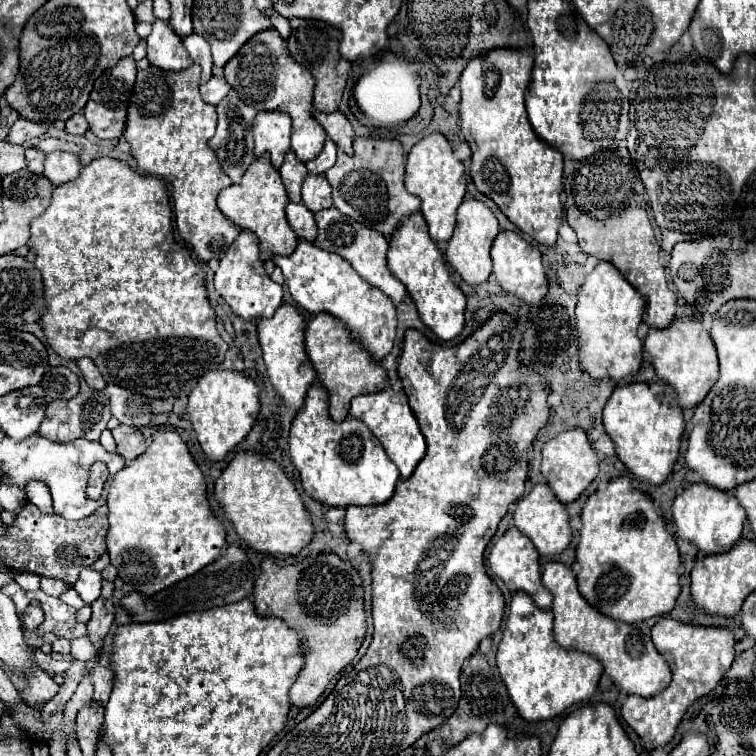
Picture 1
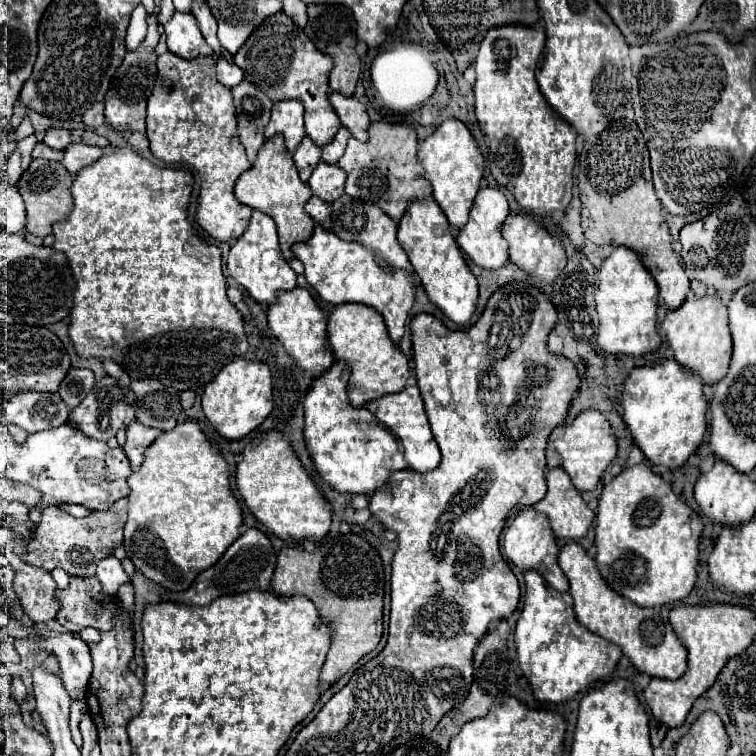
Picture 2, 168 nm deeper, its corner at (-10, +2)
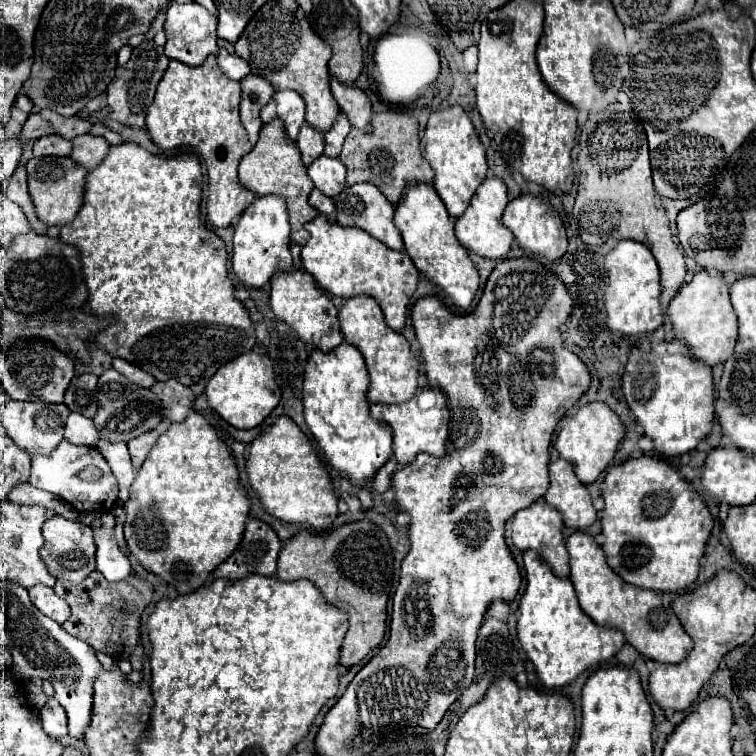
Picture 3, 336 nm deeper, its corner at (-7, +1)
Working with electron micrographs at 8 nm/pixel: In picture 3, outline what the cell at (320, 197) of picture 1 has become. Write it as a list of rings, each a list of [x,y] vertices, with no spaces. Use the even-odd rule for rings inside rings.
[[[319,156],[309,168],[309,178],[325,196],[337,196],[345,188],[345,166],[339,158]]]

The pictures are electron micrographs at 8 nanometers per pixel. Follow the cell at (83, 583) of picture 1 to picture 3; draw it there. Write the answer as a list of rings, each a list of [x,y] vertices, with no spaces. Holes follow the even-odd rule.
[[[103,514],[101,522],[103,526],[93,532],[95,546],[97,546],[97,570],[109,582],[119,582],[131,574],[131,562],[129,562],[129,556],[119,548],[115,540],[113,514]]]

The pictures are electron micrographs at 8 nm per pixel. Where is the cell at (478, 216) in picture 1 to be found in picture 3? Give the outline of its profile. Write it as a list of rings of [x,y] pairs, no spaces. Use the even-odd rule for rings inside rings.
[[[487,178],[481,182],[479,190],[473,194],[469,208],[457,218],[455,222],[455,234],[457,240],[471,252],[483,256],[483,258],[495,258],[495,260],[503,260],[507,258],[507,252],[513,244],[513,234],[511,230],[507,230],[501,222],[503,210],[507,206],[509,198],[507,198],[507,186],[501,178]]]

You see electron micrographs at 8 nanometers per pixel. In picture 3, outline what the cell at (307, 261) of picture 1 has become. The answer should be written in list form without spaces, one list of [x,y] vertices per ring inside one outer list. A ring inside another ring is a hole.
[[[319,214],[313,222],[305,224],[305,230],[311,238],[301,250],[301,260],[319,286],[341,298],[357,294],[373,296],[379,302],[387,324],[393,330],[401,330],[407,320],[407,304],[417,290],[419,280],[419,270],[411,262],[409,254],[383,246],[383,242],[371,238],[365,230],[355,226],[339,226],[337,222],[331,224],[325,214]]]

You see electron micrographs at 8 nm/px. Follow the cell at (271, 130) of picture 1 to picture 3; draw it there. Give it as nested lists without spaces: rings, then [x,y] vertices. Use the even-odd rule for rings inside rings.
[[[295,90],[275,92],[271,102],[267,102],[267,106],[263,106],[263,110],[261,110],[263,122],[269,122],[273,118],[281,118],[287,126],[291,140],[295,140],[301,124],[305,122],[305,102],[303,102],[303,98]]]

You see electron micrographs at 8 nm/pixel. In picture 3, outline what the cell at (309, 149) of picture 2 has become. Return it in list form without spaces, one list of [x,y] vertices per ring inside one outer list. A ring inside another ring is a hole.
[[[307,122],[301,126],[297,144],[299,144],[299,150],[301,150],[305,166],[309,166],[315,158],[319,158],[323,154],[323,142],[325,142],[323,138],[325,136],[319,134],[319,130],[315,130],[313,126],[309,126]]]

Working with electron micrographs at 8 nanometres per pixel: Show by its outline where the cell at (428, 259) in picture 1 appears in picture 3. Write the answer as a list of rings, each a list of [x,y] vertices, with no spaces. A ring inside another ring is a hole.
[[[419,182],[403,194],[403,198],[395,206],[395,226],[401,230],[405,252],[411,256],[413,264],[421,272],[425,272],[431,282],[441,286],[455,308],[469,308],[479,288],[479,272],[471,262],[467,250],[455,238],[453,218],[447,214],[447,208],[443,206],[439,194],[435,194],[433,184]]]

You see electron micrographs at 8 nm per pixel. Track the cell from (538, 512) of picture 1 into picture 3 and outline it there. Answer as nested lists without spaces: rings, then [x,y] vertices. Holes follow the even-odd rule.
[[[559,458],[549,464],[549,476],[551,486],[545,494],[545,500],[563,514],[565,526],[575,530],[585,530],[591,526],[597,518],[597,512],[593,508],[587,486],[579,482],[573,466],[567,460]]]

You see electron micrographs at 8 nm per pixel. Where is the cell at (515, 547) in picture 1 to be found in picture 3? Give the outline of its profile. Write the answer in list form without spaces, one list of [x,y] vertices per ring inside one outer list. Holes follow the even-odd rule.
[[[539,498],[537,502],[533,502],[531,506],[519,510],[513,520],[511,520],[511,538],[513,544],[519,550],[535,550],[547,564],[551,564],[553,572],[559,578],[567,578],[569,576],[569,552],[565,548],[565,538],[563,538],[563,516],[559,514],[559,510],[555,510],[553,506],[547,506],[547,502],[543,498]]]

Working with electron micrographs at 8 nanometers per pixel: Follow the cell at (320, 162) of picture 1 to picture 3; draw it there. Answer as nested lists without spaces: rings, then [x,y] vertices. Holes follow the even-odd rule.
[[[341,112],[335,120],[335,124],[331,126],[331,130],[325,134],[325,154],[327,156],[339,156],[341,154],[341,146],[345,142],[345,136],[349,134],[351,124],[347,120],[347,116]]]

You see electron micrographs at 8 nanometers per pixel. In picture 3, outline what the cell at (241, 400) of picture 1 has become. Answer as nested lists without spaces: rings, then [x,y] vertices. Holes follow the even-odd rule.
[[[247,352],[231,362],[227,362],[225,366],[219,368],[217,374],[213,374],[213,378],[209,380],[209,384],[205,388],[205,396],[209,400],[209,406],[215,412],[219,412],[231,426],[249,430],[249,428],[259,426],[271,414],[271,410],[281,400],[281,390],[275,382],[271,358],[265,354]]]

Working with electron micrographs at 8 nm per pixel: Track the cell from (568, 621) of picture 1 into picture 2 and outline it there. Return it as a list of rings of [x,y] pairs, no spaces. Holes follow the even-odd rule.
[[[568,543],[562,547],[558,565],[570,581],[574,613],[584,629],[618,645],[640,673],[674,681],[686,671],[686,649],[674,635],[666,613],[660,613],[660,609],[642,609],[614,593],[600,577],[594,559],[590,559],[578,543]]]

